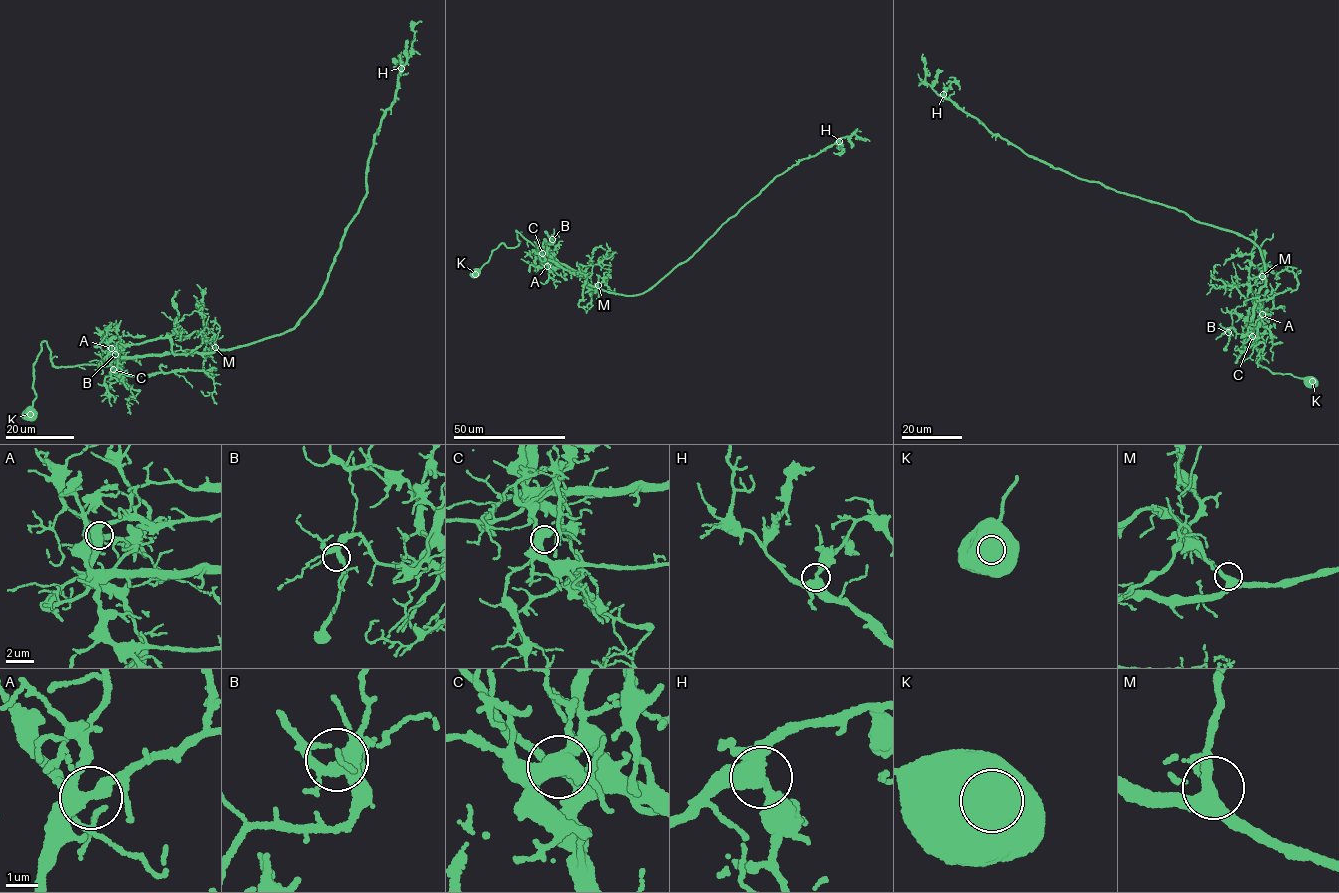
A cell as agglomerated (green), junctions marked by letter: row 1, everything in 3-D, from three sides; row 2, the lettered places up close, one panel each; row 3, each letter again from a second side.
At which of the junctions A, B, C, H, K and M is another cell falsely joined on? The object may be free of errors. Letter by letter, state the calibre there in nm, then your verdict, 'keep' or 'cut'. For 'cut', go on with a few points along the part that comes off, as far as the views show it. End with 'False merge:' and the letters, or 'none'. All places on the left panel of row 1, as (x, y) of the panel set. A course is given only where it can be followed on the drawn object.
A: 400 nm | keep
B: 320 nm | keep
C: 500 nm | keep
H: 400 nm | keep
K: 1450 nm | keep
M: 360 nm | keep
False merge: none

